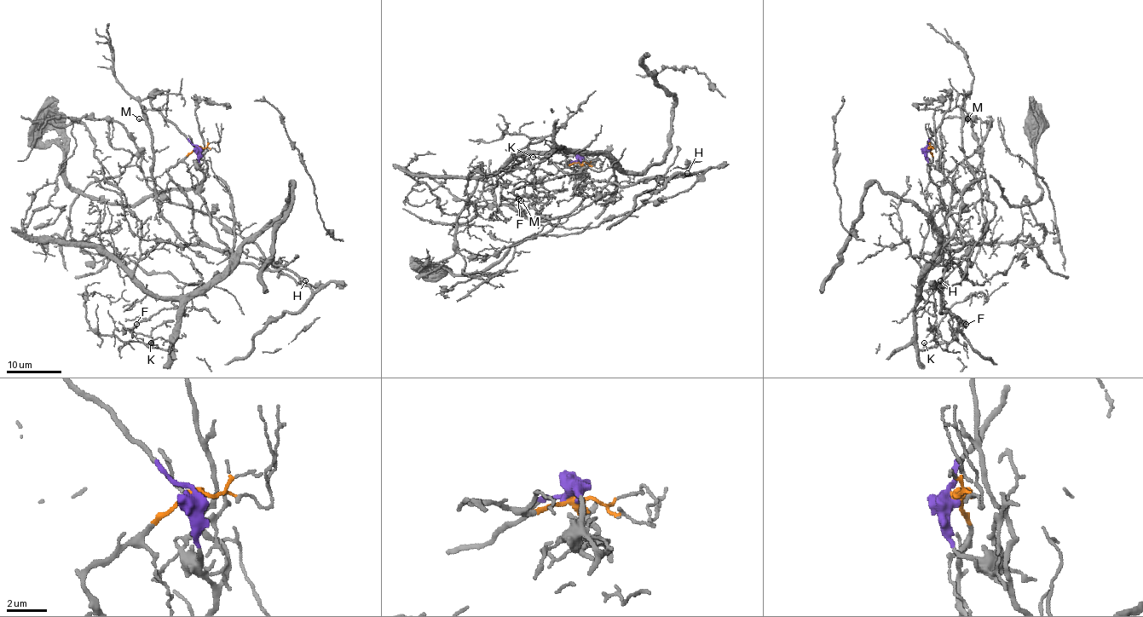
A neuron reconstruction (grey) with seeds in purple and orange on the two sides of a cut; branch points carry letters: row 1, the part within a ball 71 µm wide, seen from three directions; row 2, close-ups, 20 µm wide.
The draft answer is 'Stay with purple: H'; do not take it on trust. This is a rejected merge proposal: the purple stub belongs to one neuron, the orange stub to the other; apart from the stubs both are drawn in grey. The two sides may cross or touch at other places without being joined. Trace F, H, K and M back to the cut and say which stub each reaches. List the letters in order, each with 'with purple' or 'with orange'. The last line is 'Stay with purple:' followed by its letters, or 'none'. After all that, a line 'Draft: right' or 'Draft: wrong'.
F: with orange
H: with purple
K: with orange
M: with orange
Stay with purple: H
Draft: right

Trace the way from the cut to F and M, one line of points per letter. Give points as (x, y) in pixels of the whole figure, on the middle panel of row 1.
F: (580, 161), (549, 163), (576, 193), (596, 194), (614, 164), (589, 153), (575, 174), (513, 185), (517, 198)
M: (580, 161), (549, 163), (568, 174), (583, 197), (569, 212), (546, 217), (534, 208), (533, 194), (521, 199)

